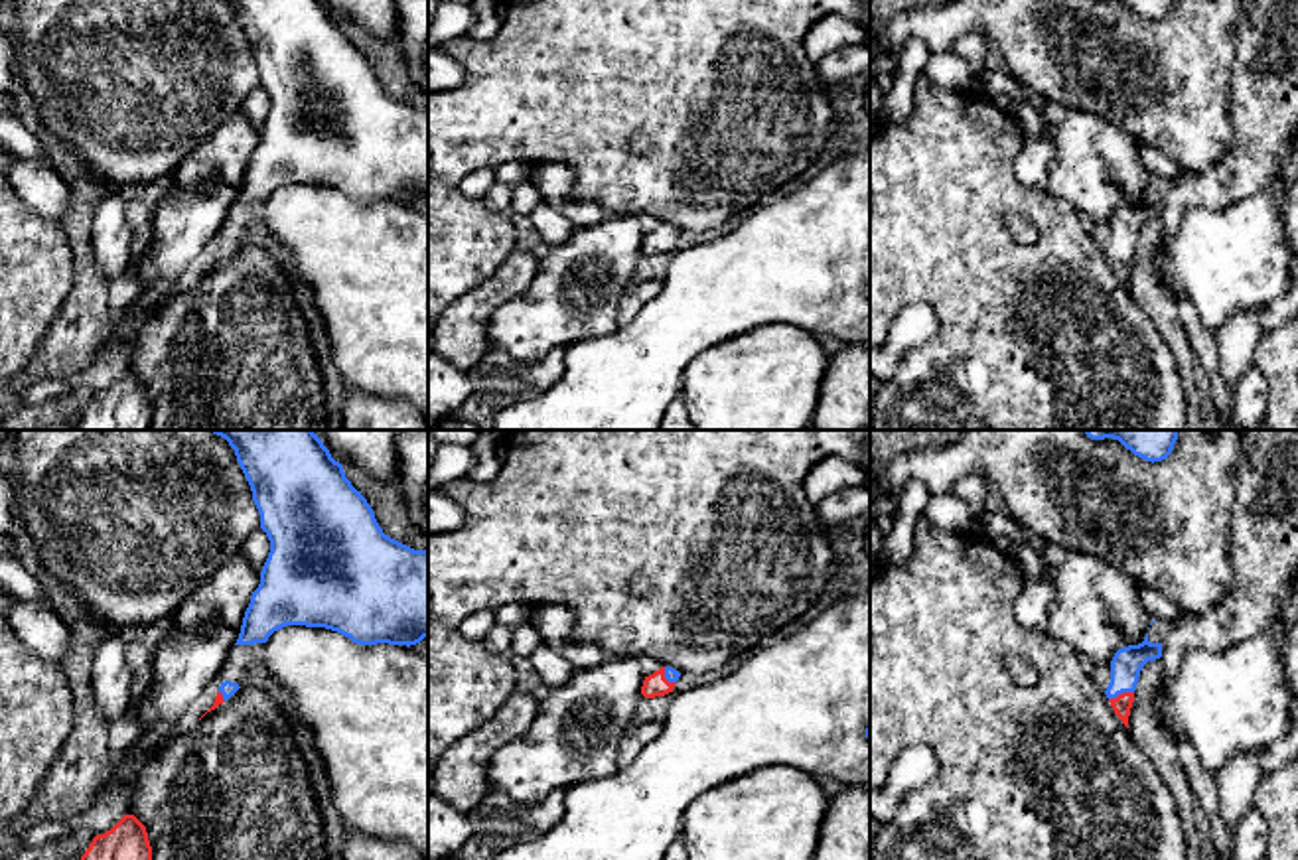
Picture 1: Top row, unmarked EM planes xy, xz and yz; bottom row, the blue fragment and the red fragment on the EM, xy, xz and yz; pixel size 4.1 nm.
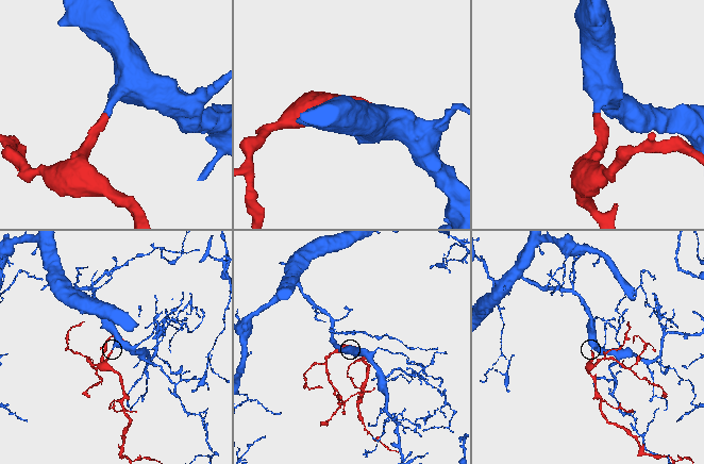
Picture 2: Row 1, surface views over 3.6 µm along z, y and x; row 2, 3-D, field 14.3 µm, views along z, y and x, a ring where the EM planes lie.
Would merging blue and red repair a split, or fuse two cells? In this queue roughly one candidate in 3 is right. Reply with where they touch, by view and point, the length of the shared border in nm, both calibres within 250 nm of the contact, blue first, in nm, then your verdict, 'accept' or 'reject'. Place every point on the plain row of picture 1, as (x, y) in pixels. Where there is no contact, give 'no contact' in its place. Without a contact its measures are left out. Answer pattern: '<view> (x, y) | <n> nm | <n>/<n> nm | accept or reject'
yz (1121, 251) | 110 nm | 130/80 nm | accept

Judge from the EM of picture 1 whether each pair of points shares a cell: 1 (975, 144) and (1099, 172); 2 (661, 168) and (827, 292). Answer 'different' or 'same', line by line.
1: different
2: different

